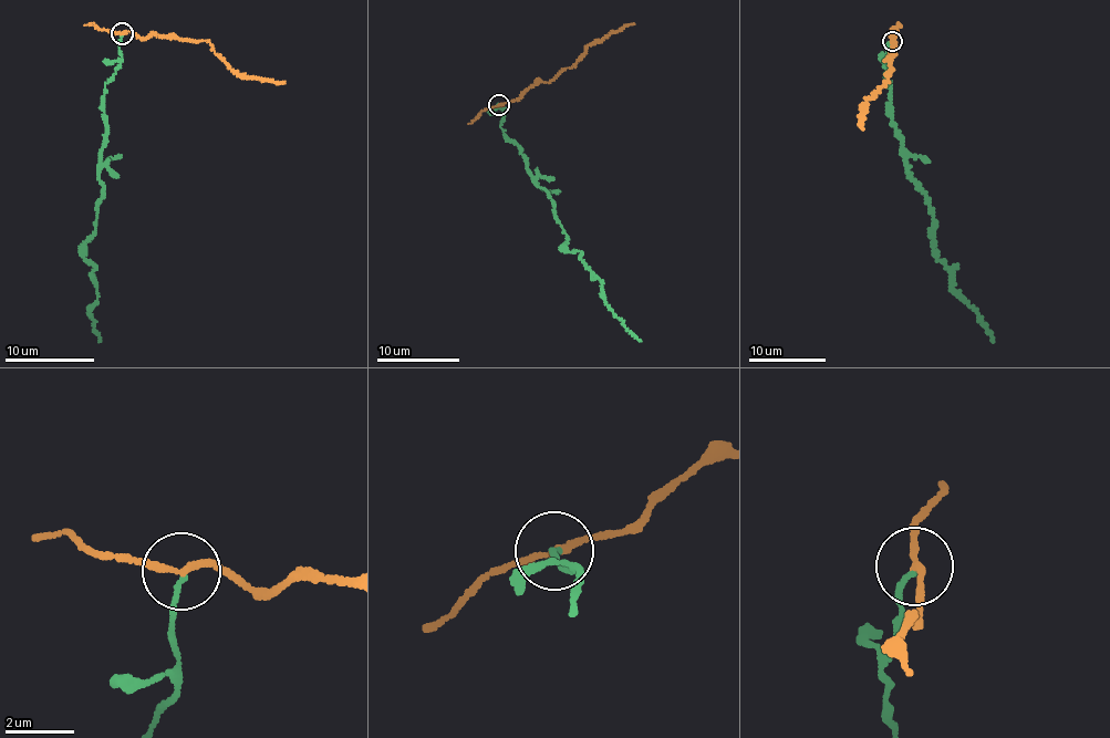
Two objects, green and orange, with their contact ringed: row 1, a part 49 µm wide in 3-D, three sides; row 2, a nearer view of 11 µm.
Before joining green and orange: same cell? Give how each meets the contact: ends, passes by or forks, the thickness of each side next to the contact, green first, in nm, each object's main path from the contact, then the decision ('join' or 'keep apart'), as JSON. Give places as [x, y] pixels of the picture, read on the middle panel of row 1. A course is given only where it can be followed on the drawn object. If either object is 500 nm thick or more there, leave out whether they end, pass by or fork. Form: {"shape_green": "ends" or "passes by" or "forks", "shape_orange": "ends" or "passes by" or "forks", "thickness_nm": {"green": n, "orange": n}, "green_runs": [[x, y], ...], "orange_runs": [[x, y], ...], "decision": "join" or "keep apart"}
{"shape_green": "ends", "shape_orange": "passes by", "thickness_nm": {"green": 130, "orange": 180}, "green_runs": [[499, 104], [506, 111], [500, 127], [548, 194], [567, 251], [578, 251], [603, 282], [608, 308], [641, 341]], "orange_runs": [[499, 104], [522, 97], [530, 86], [549, 82], [579, 61], [592, 43], [634, 23]], "decision": "keep apart"}

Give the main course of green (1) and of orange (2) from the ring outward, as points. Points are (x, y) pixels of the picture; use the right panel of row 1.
1: (892, 42), (885, 76), (891, 123), (911, 179), (927, 197), (934, 250), (952, 274), (952, 290), (994, 342)
2: (892, 42), (892, 66), (881, 87), (864, 103), (861, 130)

